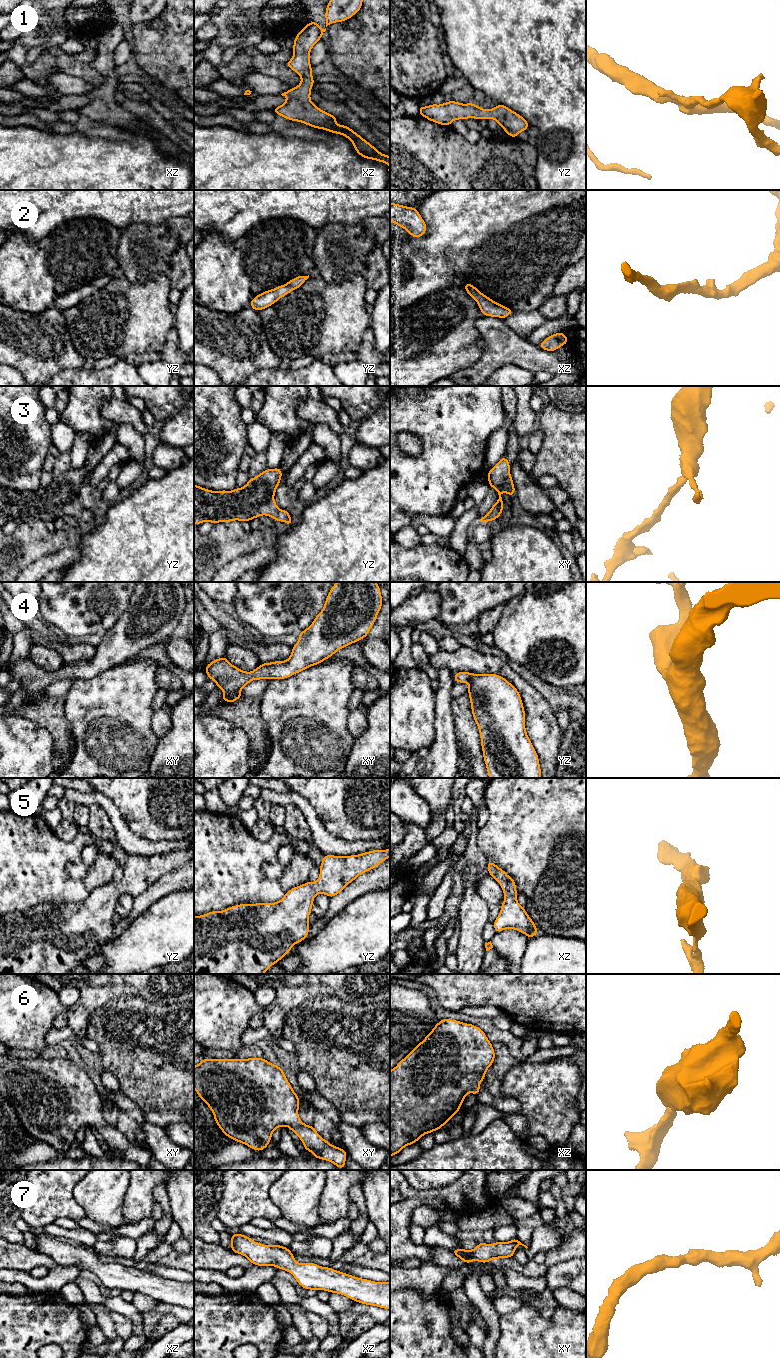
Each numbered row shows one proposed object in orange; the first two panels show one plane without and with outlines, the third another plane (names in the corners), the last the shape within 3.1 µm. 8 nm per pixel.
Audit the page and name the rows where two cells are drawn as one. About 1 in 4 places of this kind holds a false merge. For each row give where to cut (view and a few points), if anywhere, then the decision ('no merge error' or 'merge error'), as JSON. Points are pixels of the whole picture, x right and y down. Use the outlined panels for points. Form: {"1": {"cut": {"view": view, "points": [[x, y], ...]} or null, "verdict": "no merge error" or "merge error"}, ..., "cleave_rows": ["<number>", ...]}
{"1": {"cut": null, "verdict": "no merge error"}, "2": {"cut": null, "verdict": "no merge error"}, "3": {"cut": null, "verdict": "no merge error"}, "4": {"cut": null, "verdict": "no merge error"}, "5": {"cut": null, "verdict": "no merge error"}, "6": {"cut": null, "verdict": "no merge error"}, "7": {"cut": null, "verdict": "no merge error"}, "cleave_rows": []}

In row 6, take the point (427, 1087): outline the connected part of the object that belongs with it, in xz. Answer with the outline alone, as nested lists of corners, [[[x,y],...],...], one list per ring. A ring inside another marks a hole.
[[[441,1019],[432,1029],[432,1031],[421,1041],[405,1058],[403,1058],[396,1067],[390,1070],[390,1157],[398,1154],[408,1145],[416,1143],[427,1133],[432,1133],[441,1129],[448,1121],[461,1109],[462,1102],[468,1093],[474,1093],[476,1096],[480,1091],[480,1083],[485,1079],[485,1074],[495,1060],[495,1051],[492,1043],[488,1040],[484,1031],[479,1027],[463,1023],[453,1019]]]

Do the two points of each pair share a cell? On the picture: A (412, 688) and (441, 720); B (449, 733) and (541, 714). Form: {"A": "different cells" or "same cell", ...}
{"A": "different cells", "B": "different cells"}

